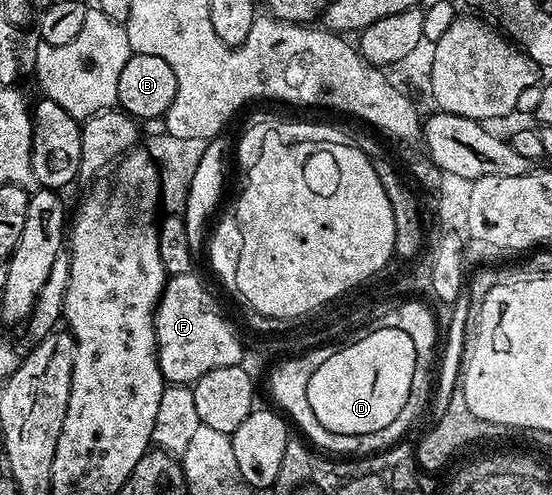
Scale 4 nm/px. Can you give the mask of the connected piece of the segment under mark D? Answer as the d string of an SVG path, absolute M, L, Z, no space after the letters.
M374 333L374 337L365 337L362 345L338 353L334 361L325 361L310 381L308 399L314 401L314 414L322 417L328 431L364 437L388 427L406 397L406 385L412 387L415 367L414 349L402 333Z

